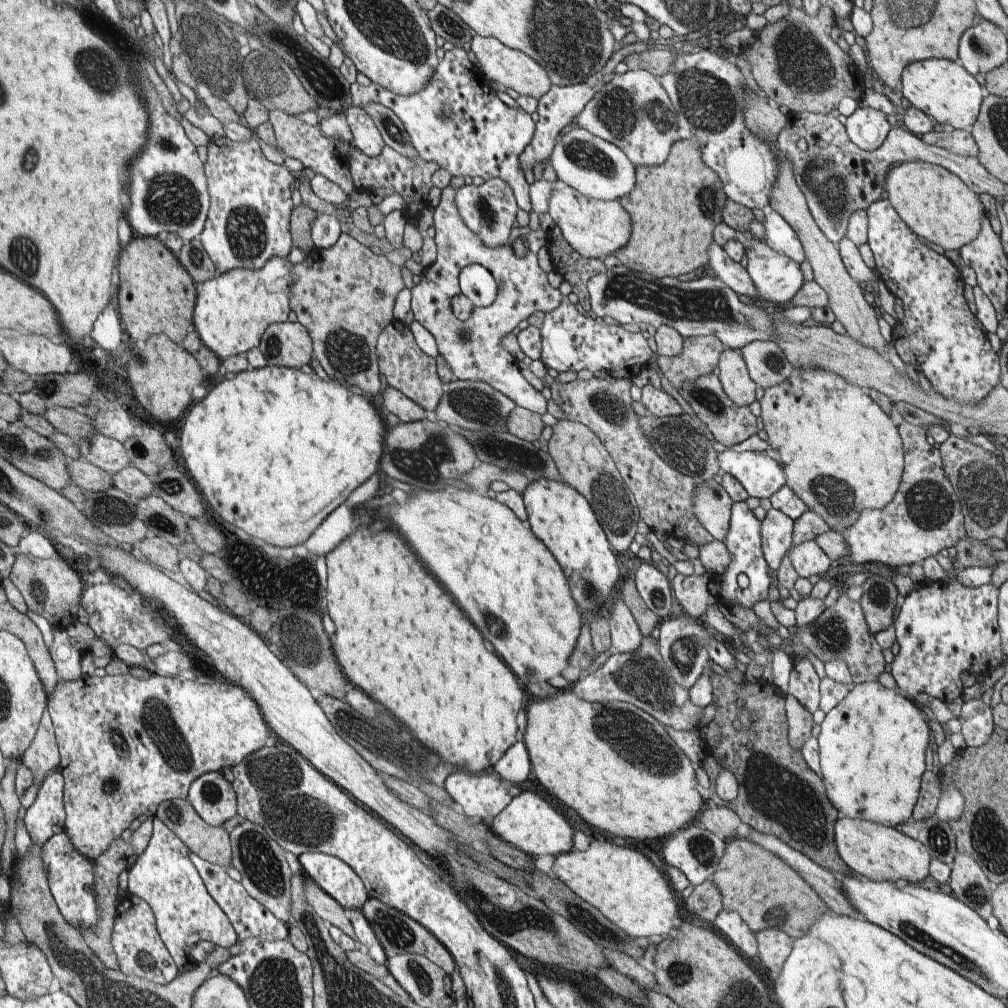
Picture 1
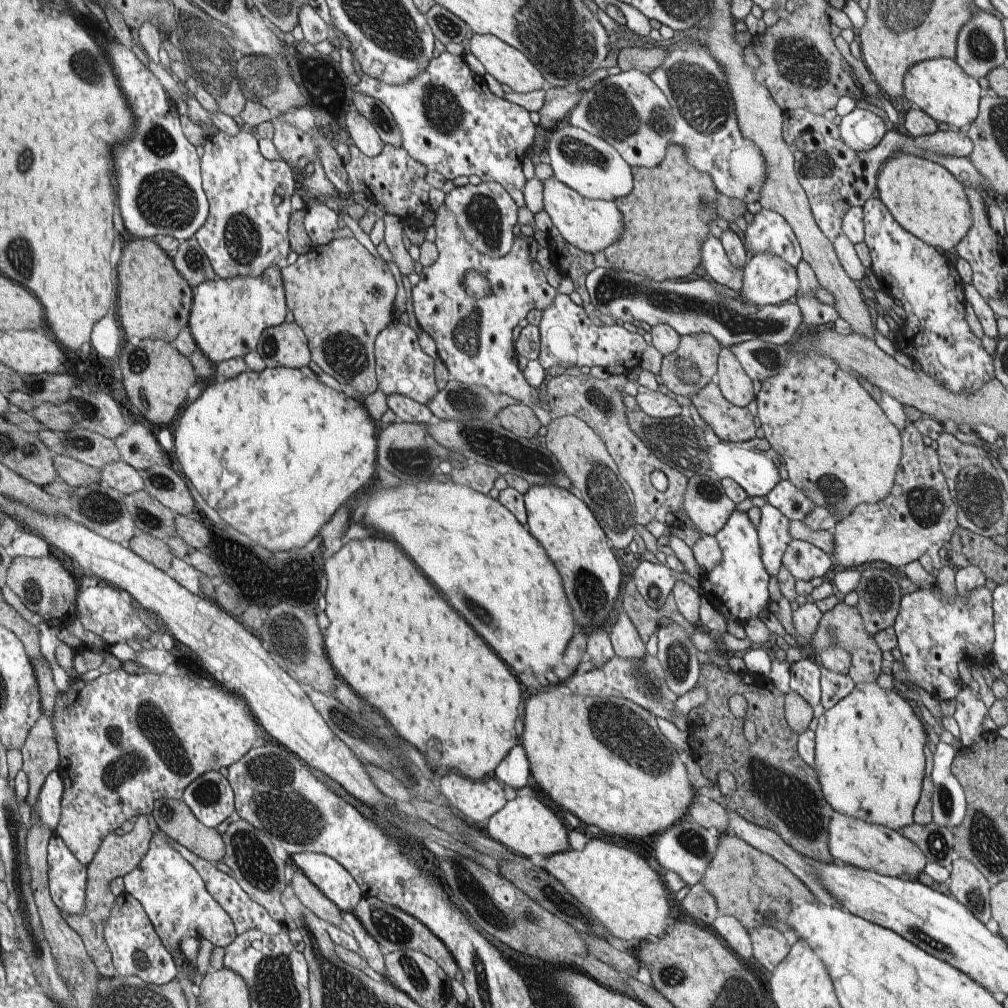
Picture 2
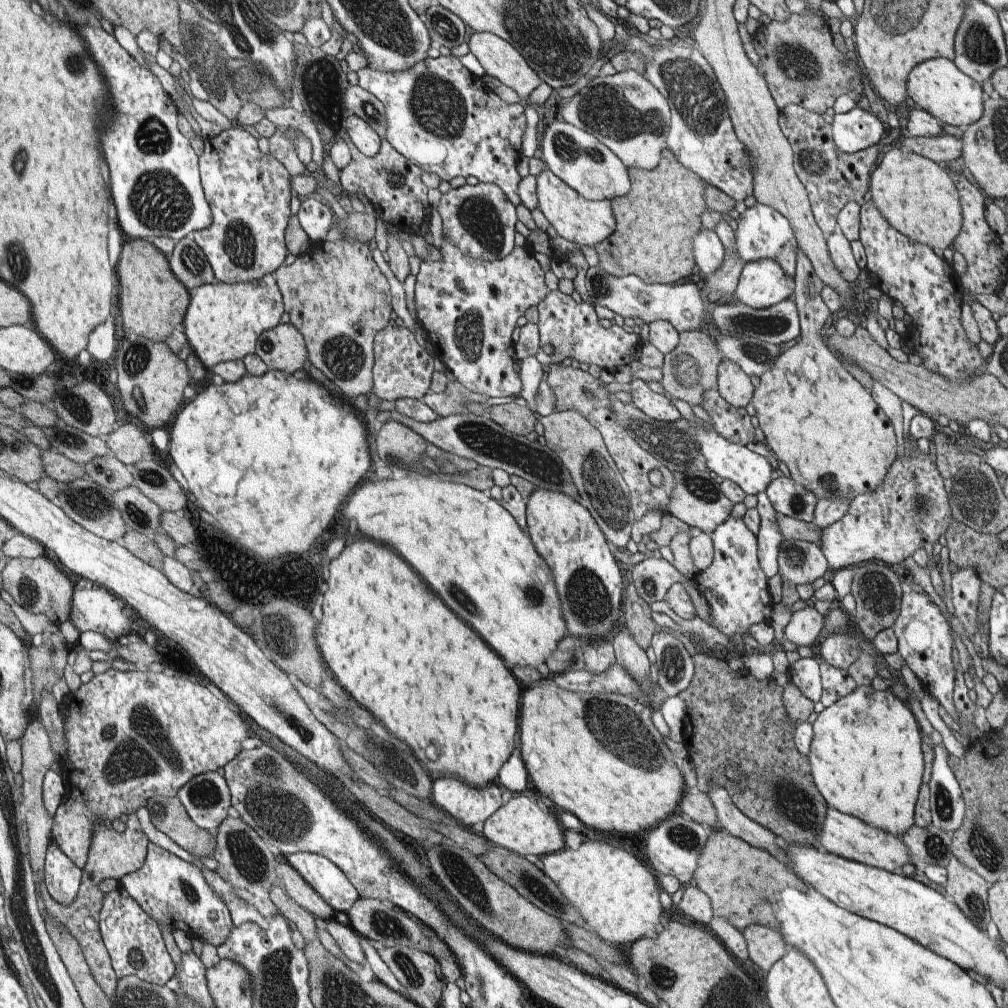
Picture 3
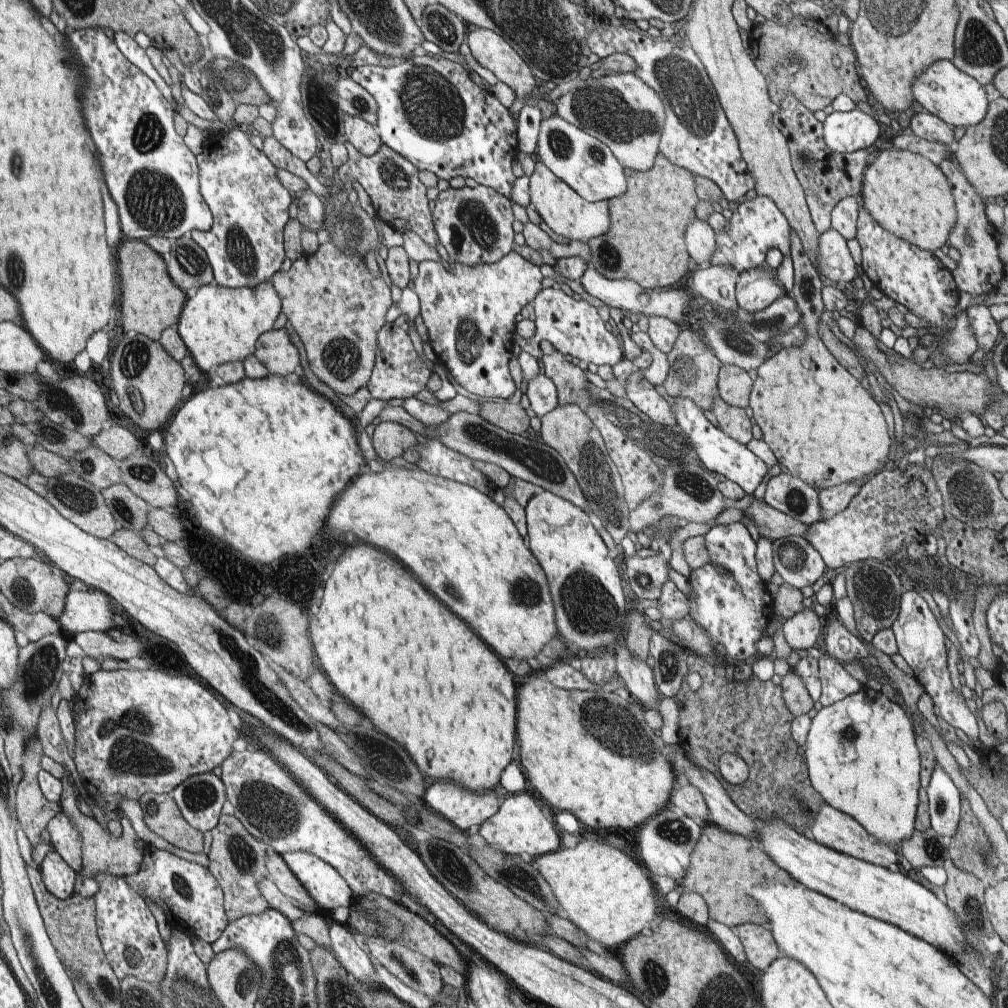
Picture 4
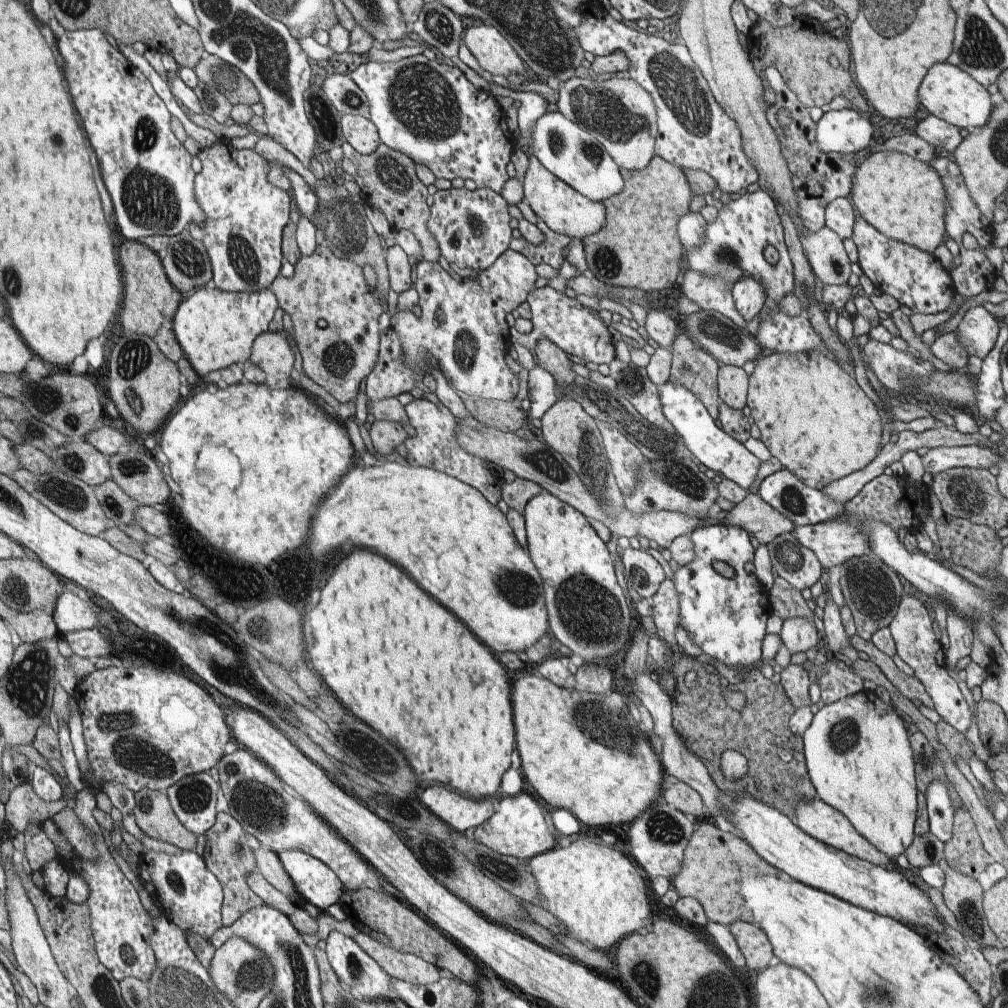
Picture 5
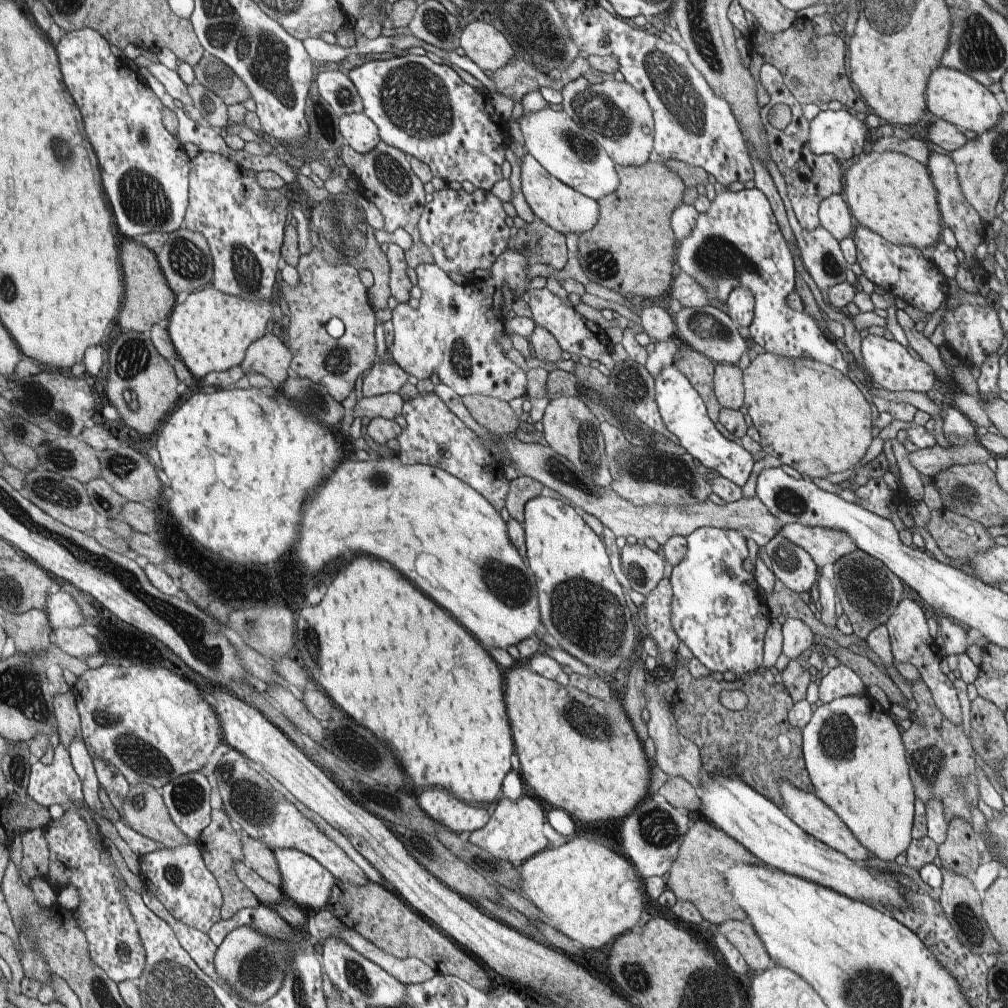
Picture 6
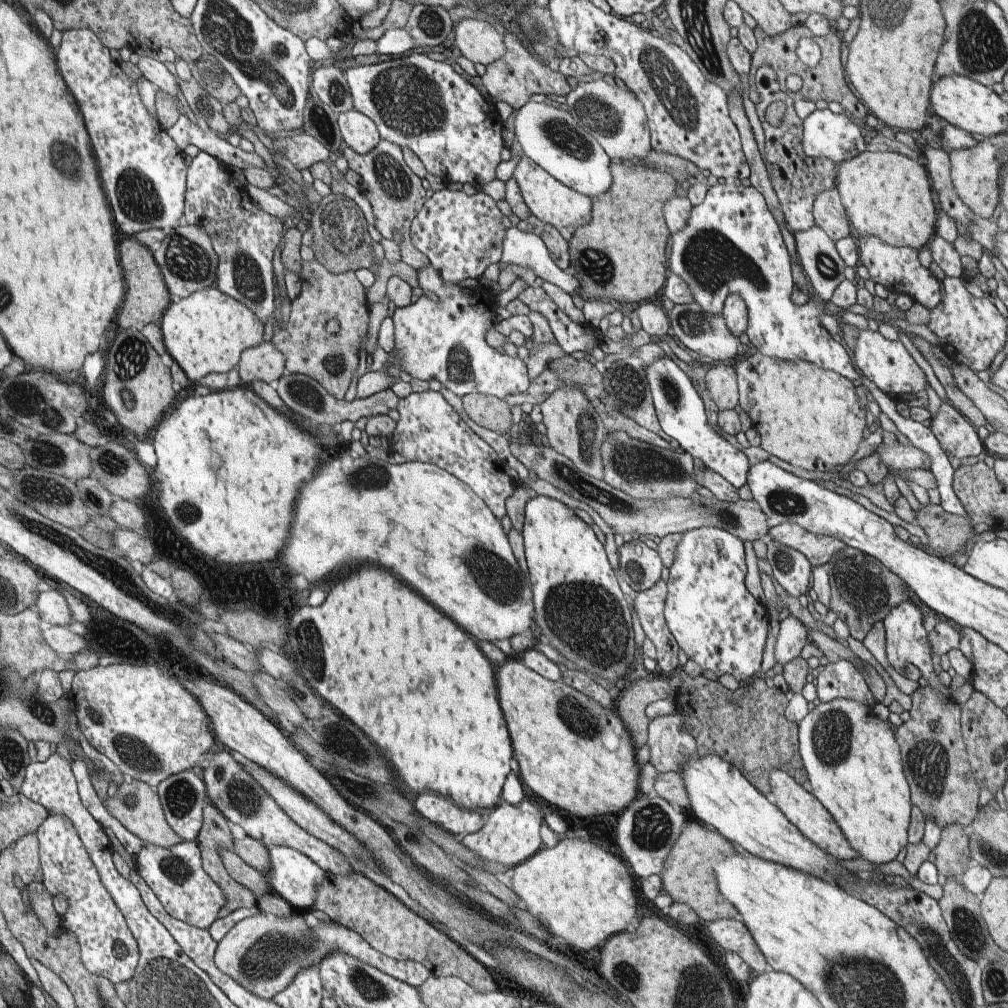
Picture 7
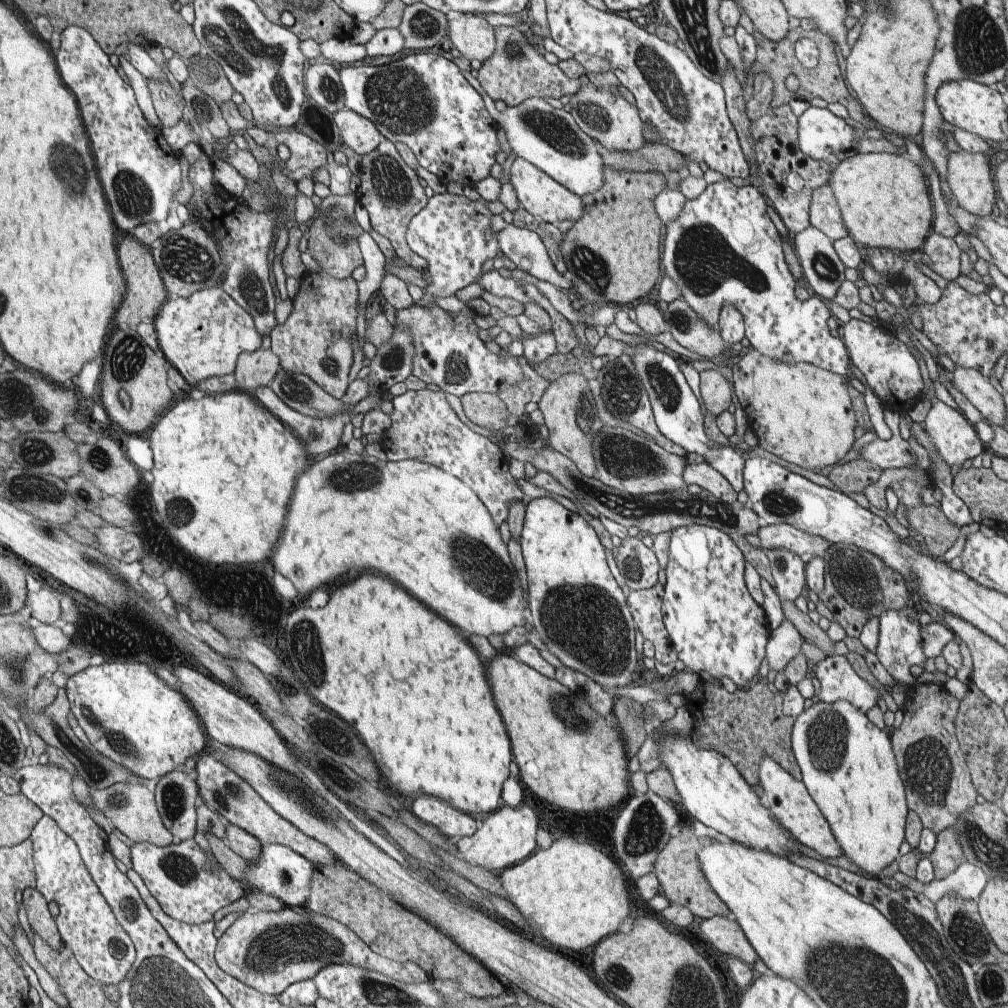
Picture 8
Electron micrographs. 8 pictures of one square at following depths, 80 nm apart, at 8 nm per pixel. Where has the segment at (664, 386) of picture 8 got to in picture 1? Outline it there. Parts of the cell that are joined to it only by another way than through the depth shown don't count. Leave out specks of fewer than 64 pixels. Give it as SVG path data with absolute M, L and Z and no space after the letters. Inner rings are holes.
M731 447L718 453L721 472L732 474L749 496L770 498L785 484L783 469L765 451L734 451Z

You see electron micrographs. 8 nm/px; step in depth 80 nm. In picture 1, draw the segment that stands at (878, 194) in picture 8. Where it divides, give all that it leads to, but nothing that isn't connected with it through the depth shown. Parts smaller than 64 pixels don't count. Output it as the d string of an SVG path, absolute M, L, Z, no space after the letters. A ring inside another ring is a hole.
M922 161L890 168L885 180L885 197L910 230L944 250L960 250L979 235L981 222L988 213L978 196L959 176L943 166Z

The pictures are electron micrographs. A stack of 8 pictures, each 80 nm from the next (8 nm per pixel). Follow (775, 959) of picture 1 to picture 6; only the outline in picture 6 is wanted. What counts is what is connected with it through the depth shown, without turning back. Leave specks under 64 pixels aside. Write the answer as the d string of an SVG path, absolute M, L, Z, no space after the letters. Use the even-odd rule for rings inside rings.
M730 919L718 925L718 930L739 950L746 964L761 972L772 965L772 960L763 945L762 939L750 922L745 920Z

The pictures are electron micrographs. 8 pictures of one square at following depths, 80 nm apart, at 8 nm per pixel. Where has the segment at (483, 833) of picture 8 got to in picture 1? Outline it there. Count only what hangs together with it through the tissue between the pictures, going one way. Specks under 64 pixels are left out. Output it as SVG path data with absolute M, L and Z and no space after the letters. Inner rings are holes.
M522 791L514 796L510 804L494 817L491 830L495 837L510 842L513 847L535 856L557 856L572 851L574 828L568 820L536 792Z

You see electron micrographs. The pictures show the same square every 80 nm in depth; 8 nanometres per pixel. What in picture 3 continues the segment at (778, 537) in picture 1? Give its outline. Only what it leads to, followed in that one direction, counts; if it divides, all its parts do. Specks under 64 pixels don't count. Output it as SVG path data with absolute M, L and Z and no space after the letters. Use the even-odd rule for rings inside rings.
M765 492L757 494L758 504L756 506L760 518L760 529L756 536L758 539L758 558L762 570L769 579L779 573L778 557L780 545L786 539L781 533L777 517L781 514L774 510L768 495Z

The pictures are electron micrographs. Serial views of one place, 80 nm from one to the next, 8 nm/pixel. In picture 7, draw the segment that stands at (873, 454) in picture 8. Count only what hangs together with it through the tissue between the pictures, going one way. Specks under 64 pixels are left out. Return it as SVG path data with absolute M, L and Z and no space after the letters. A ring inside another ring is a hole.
M882 442L876 448L886 466L892 466L898 470L914 470L917 468L931 468L931 458L923 450L916 448L914 445L903 446L898 442L896 445L886 445Z

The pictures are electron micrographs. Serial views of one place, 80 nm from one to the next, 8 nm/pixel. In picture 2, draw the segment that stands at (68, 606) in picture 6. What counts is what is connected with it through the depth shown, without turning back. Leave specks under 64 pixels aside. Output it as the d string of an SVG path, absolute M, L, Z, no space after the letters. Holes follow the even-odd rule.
M100 582L97 586L90 586L81 590L78 594L78 610L80 612L80 622L86 631L91 630L103 638L109 649L112 649L117 642L128 642L128 640L148 640L153 630L148 632L146 622L140 618L140 610L134 608L134 602L130 598L130 593L124 589L119 589L106 582Z

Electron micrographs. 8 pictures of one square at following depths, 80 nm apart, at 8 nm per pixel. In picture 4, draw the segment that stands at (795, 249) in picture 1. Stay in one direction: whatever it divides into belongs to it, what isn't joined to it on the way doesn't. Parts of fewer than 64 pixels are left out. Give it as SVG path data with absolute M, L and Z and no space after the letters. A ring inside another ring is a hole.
M757 196L753 200L742 201L723 230L716 233L717 249L711 257L713 268L732 265L740 274L745 270L762 266L766 263L766 252L770 248L778 248L783 254L783 260L775 270L775 275L785 290L790 292L794 284L795 270L791 257L791 226L787 218L769 198Z

